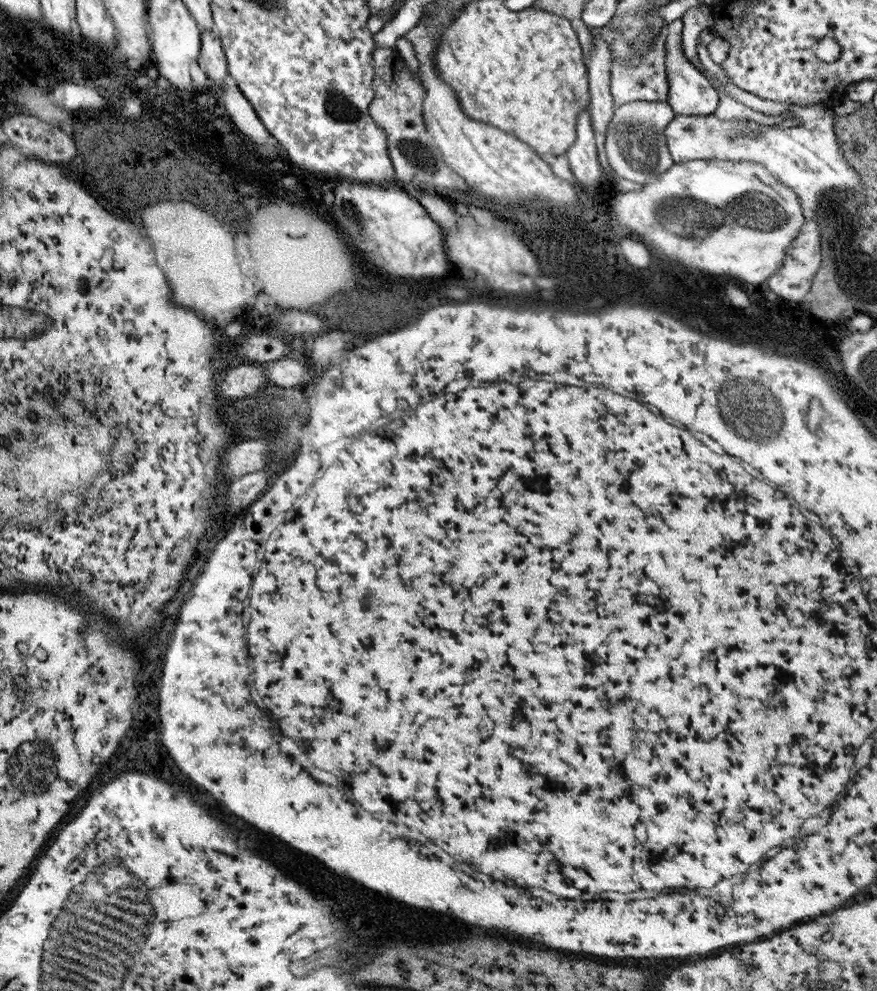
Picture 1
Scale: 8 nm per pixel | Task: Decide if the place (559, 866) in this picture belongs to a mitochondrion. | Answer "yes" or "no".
no

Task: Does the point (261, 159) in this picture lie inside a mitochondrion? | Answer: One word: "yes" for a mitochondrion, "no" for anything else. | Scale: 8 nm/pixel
no

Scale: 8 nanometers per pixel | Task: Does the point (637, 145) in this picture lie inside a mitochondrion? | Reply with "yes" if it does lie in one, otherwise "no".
yes

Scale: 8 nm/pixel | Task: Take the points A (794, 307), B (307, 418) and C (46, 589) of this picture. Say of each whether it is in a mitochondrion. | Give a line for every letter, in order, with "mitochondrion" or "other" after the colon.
A: other
B: mitochondrion
C: other

